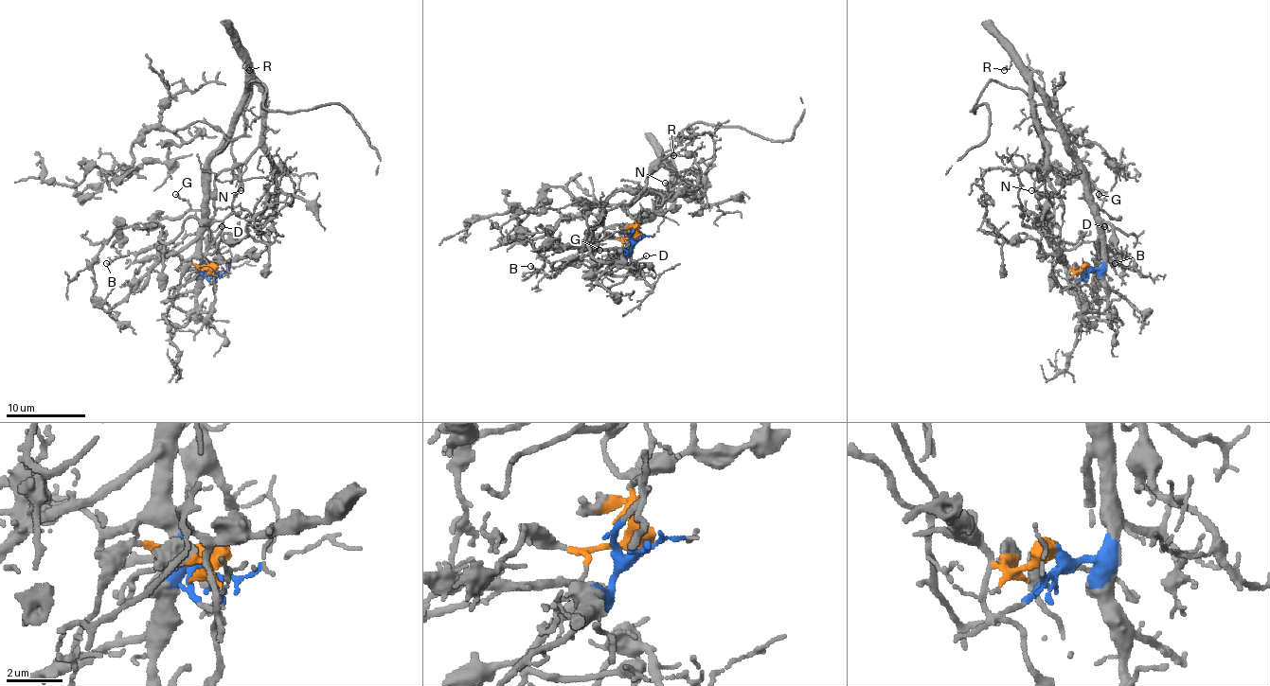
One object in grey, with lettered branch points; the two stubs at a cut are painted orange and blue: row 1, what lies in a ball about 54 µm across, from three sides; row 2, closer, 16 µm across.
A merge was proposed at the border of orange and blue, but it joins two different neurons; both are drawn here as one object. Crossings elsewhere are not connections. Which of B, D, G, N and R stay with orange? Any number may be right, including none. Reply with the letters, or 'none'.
N

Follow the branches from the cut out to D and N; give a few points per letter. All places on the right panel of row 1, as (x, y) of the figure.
D: (1089, 268), (1102, 264), (1102, 228), (1109, 223), (1111, 230), (1105, 226)
N: (1089, 268), (1075, 272), (1057, 254), (1041, 228), (1041, 214), (1051, 216), (1053, 203), (1045, 185), (1031, 190)

